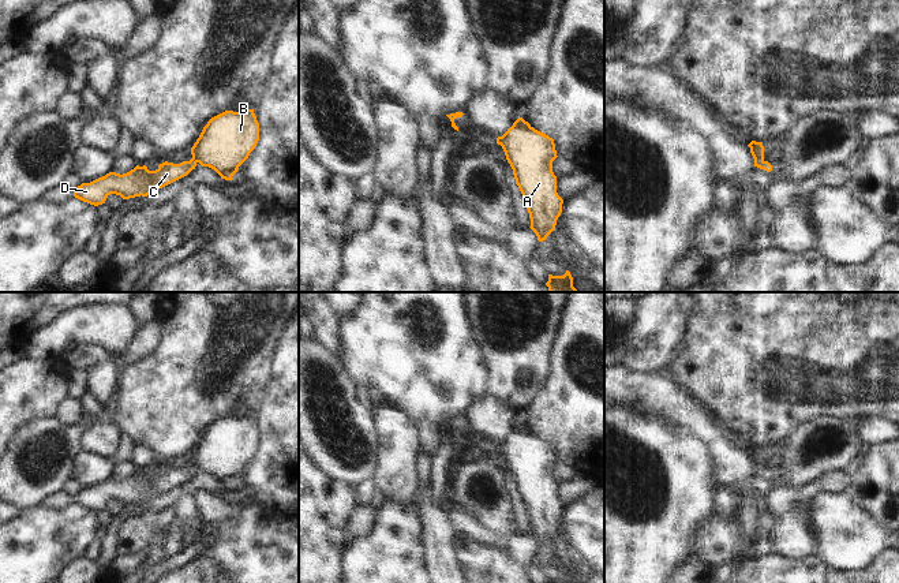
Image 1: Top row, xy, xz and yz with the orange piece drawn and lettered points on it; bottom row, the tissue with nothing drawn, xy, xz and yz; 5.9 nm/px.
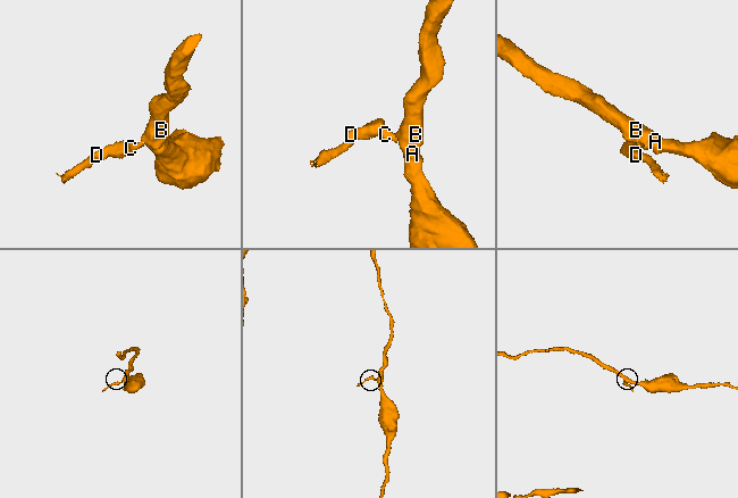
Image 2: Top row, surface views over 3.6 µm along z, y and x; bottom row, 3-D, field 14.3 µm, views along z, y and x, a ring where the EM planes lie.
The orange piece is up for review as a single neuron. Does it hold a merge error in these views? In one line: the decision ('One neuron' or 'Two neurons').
Two neurons

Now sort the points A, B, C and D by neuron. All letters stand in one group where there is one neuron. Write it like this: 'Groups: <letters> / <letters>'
Groups: A B / C D

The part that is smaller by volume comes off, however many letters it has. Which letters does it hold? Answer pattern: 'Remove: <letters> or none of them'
Remove: C, D

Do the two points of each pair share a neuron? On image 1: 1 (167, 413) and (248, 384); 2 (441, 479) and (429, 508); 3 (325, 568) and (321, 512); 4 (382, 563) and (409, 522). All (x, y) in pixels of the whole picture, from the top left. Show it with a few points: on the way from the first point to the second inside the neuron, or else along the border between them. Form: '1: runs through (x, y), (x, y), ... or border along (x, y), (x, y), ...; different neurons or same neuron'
1: runs through (187, 400), (212, 400), (228, 389); same neuron
2: border along (429, 485), (438, 500); different neurons
3: runs through (321, 555), (321, 526); same neuron
4: runs through (392, 553), (393, 542), (400, 531); same neuron

